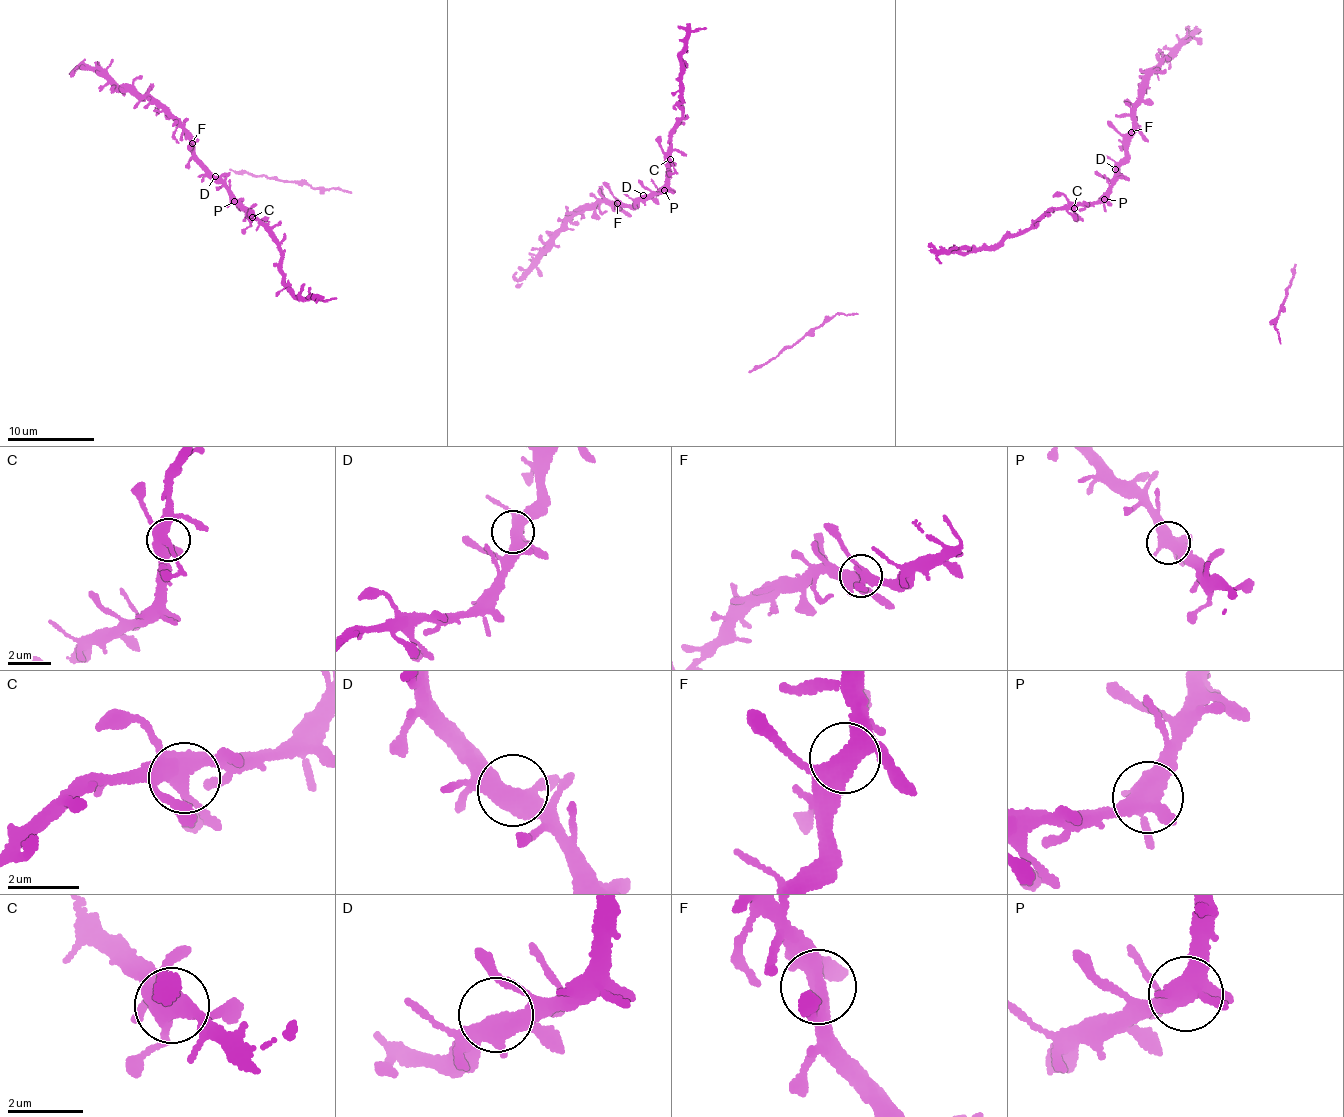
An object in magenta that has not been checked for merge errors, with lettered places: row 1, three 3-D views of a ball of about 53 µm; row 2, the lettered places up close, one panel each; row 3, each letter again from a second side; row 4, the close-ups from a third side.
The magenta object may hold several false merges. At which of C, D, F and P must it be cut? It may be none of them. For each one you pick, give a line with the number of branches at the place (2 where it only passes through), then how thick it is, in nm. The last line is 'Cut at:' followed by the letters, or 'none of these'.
Cut at: none of these

